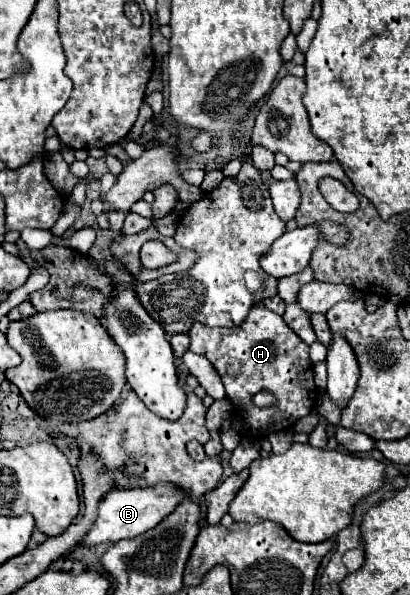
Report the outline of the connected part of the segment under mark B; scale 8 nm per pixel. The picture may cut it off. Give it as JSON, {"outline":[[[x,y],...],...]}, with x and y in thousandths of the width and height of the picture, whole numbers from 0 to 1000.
{"outline":[[[395,815],[361,822],[273,822],[239,845],[239,869],[229,882],[215,889],[215,896],[195,906],[195,916],[215,919],[332,903],[361,892],[366,886],[380,886],[434,849],[434,839],[444,839],[444,832],[434,832],[424,818],[395,818]]]}

